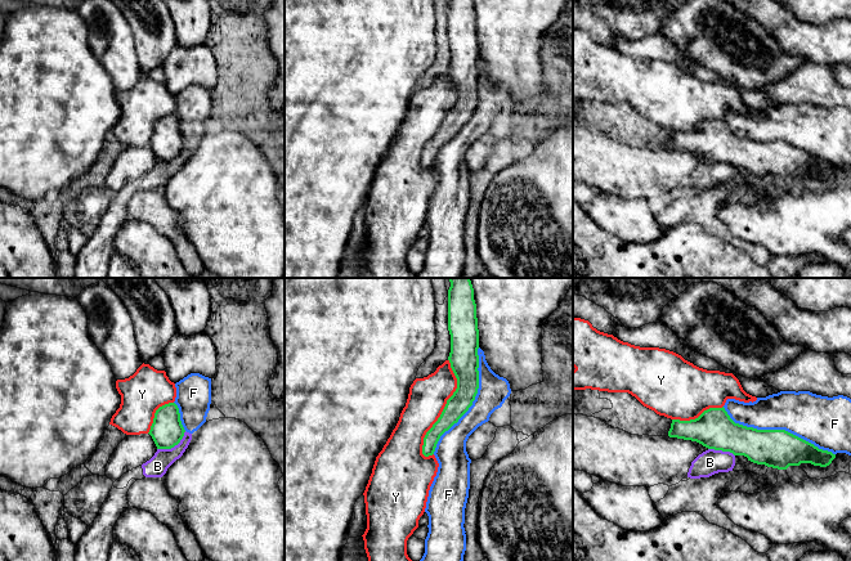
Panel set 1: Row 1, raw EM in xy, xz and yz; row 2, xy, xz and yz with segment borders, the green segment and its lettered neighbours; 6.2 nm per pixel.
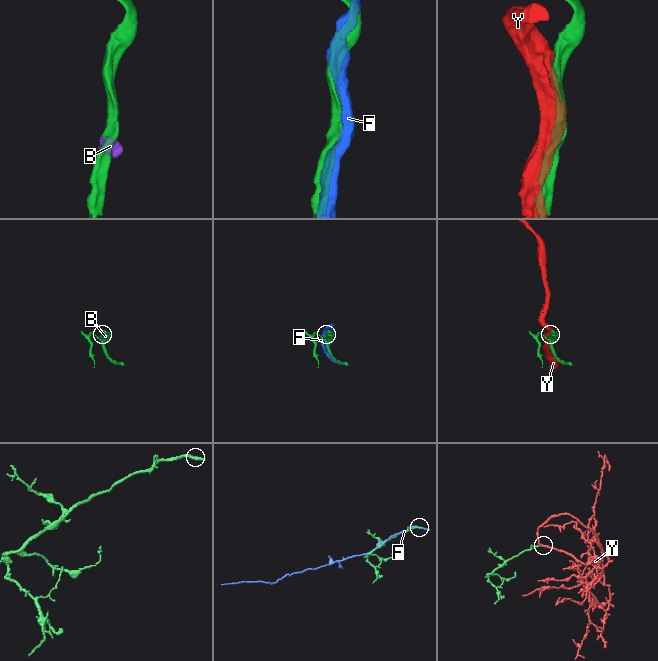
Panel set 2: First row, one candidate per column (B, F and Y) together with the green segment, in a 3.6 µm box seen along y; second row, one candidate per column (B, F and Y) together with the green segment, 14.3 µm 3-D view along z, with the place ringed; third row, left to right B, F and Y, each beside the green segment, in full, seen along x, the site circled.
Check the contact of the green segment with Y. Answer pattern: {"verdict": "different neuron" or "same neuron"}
{"verdict": "same neuron"}

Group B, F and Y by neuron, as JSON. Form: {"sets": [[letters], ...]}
{"sets": [["B"], ["F"], ["Y"]]}

